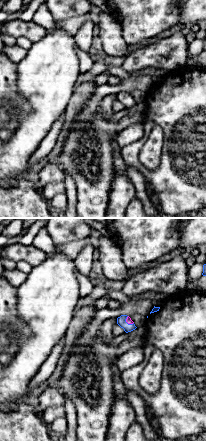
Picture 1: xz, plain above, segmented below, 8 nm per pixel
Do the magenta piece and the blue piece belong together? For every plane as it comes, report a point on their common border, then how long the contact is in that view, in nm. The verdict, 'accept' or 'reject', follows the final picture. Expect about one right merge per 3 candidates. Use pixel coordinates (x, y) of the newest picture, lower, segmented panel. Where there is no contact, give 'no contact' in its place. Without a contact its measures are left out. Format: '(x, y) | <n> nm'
(127, 322) | 80 nm

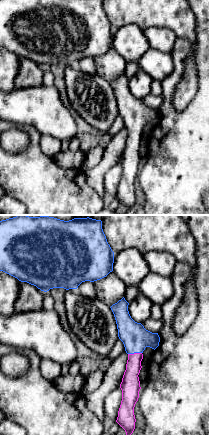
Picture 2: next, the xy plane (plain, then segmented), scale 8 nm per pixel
(134, 353) | 110 nm

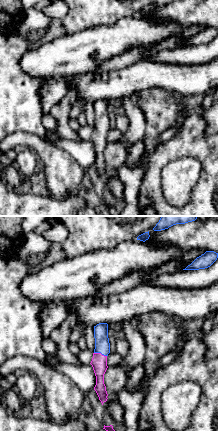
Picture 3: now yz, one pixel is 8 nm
(100, 353) | 110 nm

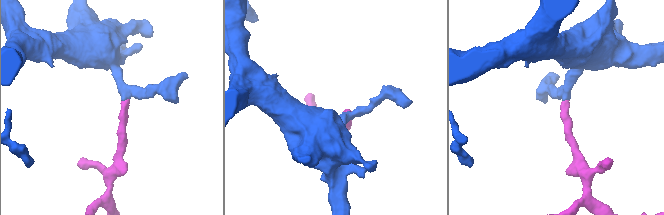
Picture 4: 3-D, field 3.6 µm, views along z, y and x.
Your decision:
accept

